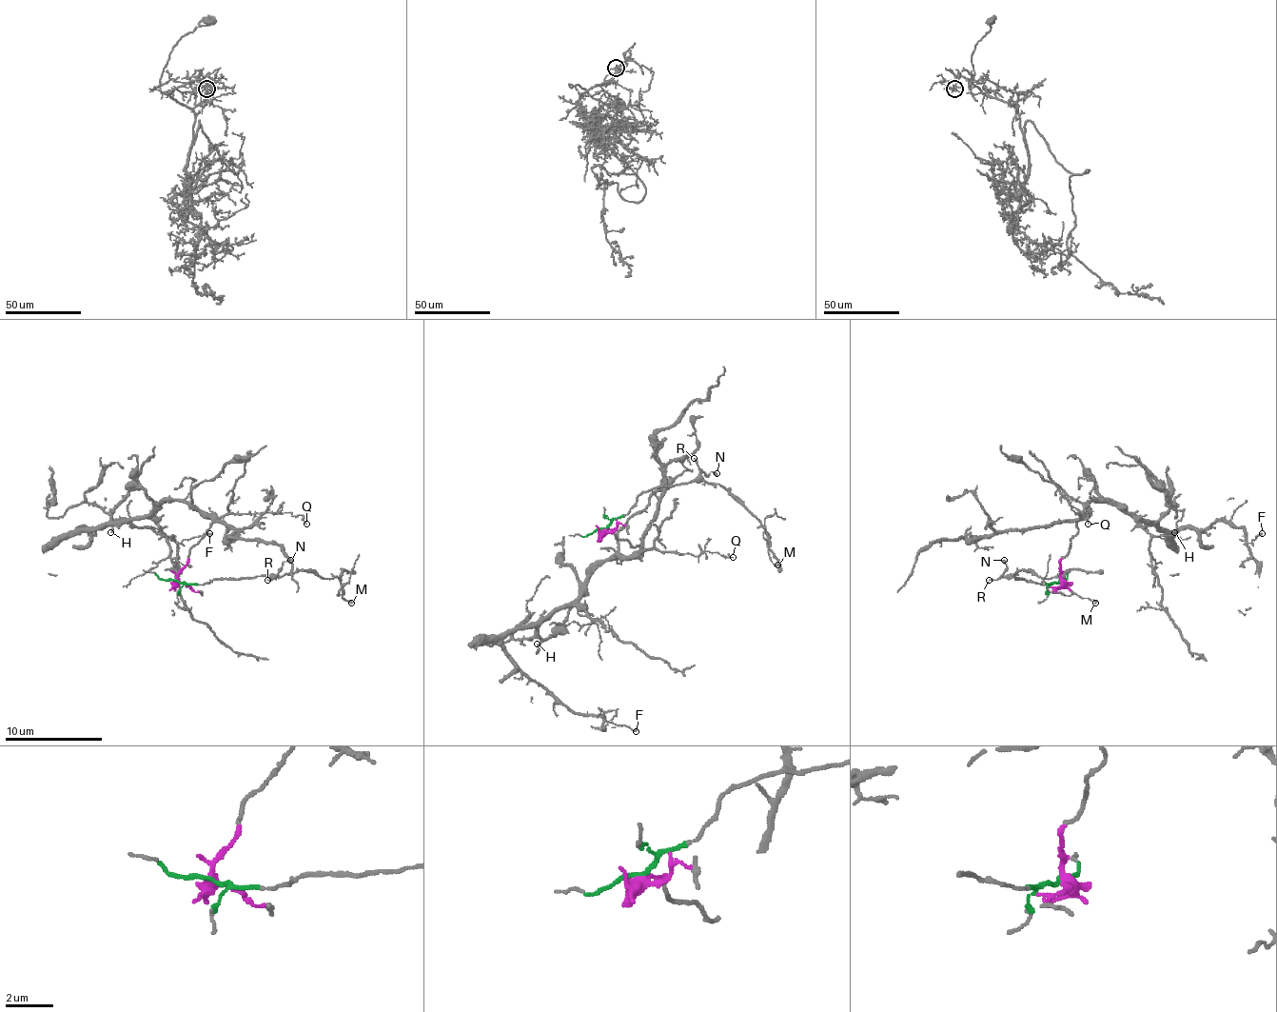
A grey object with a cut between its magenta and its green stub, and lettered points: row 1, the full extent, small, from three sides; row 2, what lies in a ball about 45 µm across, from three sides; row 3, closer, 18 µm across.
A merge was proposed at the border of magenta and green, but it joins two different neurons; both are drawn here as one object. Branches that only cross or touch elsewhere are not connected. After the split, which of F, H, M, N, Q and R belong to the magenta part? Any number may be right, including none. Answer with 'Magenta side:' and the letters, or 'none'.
Magenta side: F, H, Q

